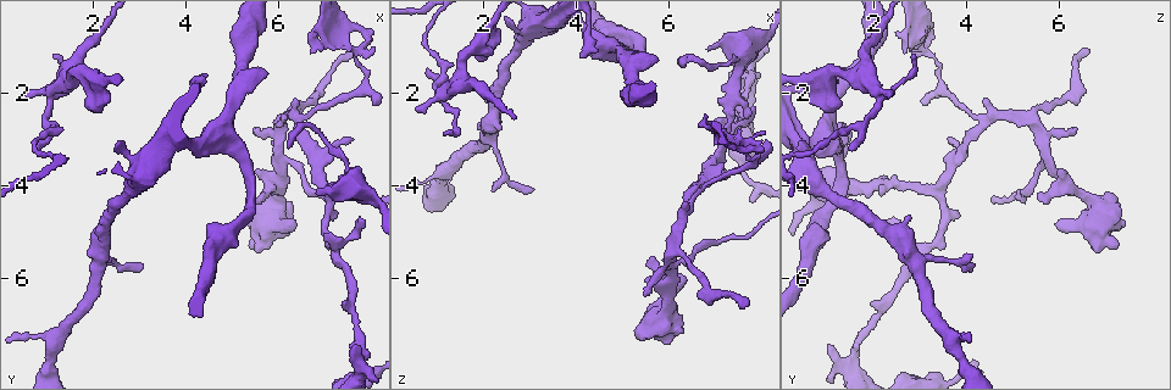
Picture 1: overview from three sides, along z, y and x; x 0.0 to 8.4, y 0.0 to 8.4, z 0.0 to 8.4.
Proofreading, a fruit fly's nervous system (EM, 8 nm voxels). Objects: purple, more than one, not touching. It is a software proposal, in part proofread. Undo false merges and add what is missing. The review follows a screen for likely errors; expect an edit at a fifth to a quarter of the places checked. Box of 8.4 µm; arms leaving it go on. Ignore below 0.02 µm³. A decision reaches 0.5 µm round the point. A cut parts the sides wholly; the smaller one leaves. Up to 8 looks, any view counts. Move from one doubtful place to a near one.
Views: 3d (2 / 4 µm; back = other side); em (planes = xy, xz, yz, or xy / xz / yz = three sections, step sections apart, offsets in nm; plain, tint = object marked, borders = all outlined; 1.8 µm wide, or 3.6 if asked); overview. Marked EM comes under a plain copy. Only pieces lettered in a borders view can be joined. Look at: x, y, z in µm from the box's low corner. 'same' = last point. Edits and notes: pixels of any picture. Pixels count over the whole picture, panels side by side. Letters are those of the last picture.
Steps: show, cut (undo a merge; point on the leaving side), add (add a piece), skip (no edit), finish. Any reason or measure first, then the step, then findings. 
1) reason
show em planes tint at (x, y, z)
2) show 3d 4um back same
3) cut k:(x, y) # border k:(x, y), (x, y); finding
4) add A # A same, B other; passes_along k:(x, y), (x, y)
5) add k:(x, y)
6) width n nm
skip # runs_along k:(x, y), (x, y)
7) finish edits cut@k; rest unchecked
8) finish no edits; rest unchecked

an open end
show 3d 4um at (0.75, 3.20, 1.45)

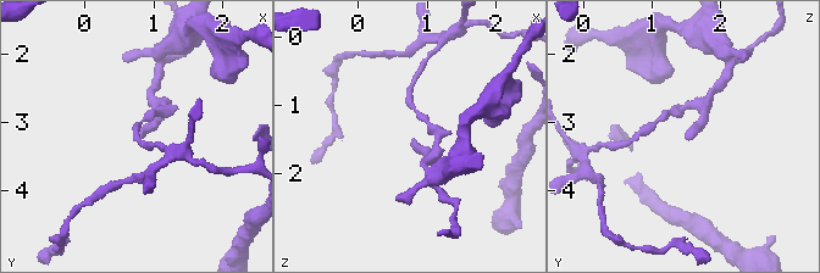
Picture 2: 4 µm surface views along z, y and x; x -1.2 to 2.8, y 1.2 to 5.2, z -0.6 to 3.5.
show em planes borders at (0.80, 3.15, 1.45)

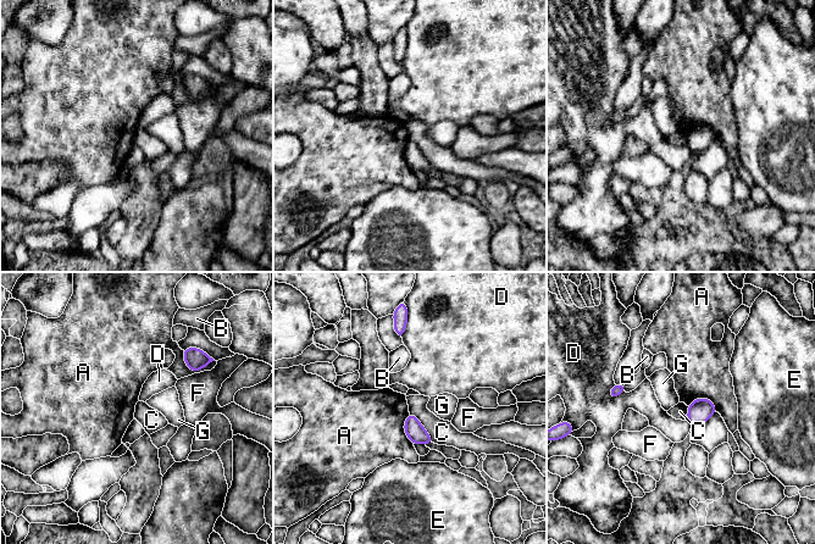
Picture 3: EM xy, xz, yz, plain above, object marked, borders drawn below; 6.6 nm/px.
width 120 nm
skip # A other, B other, C other, D other, E other, F other, G other; border 3:(410, 412), (433, 442); none of them fits

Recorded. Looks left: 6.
long arm stops here
show em planes borders at (7.70, 1.05, 6.60)

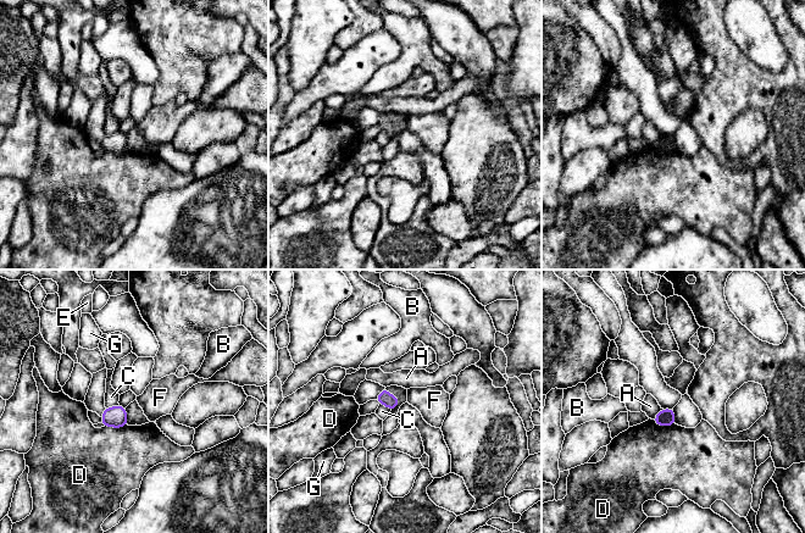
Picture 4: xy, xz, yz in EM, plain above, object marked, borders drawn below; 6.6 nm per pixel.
add E # A other, B other, C other, D other, E same, F other, G other; passes_along 4:(116, 416), (103, 412), (94, 400); the cell continues

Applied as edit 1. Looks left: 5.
show overview

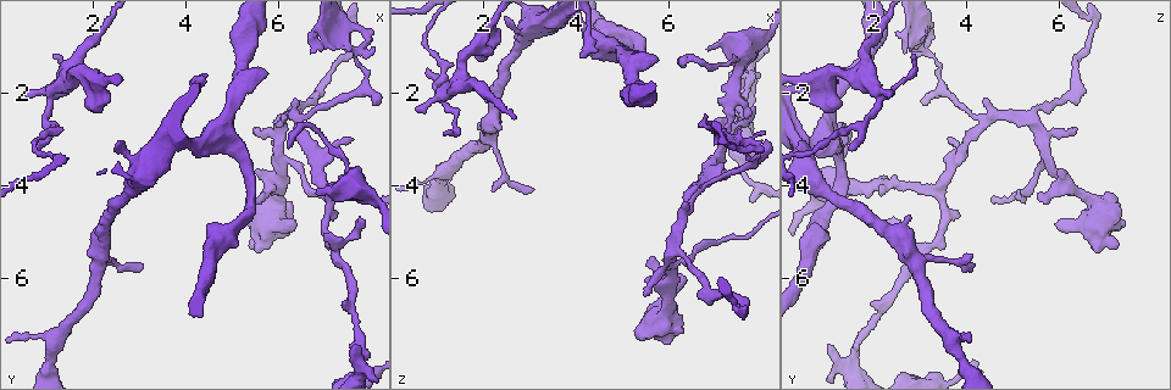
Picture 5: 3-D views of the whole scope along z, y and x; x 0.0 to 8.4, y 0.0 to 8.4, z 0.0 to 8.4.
abrupt turn
show 3d 4um at (7.75, 7.70, 1.55)

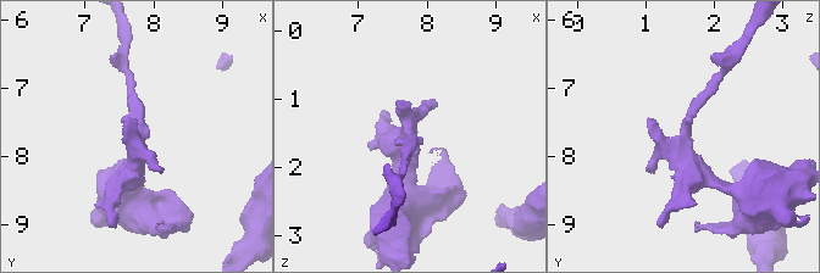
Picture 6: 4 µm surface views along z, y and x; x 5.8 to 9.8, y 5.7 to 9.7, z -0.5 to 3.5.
now the EM
show em yz step 16 borders at (7.70, 7.70, 1.55)

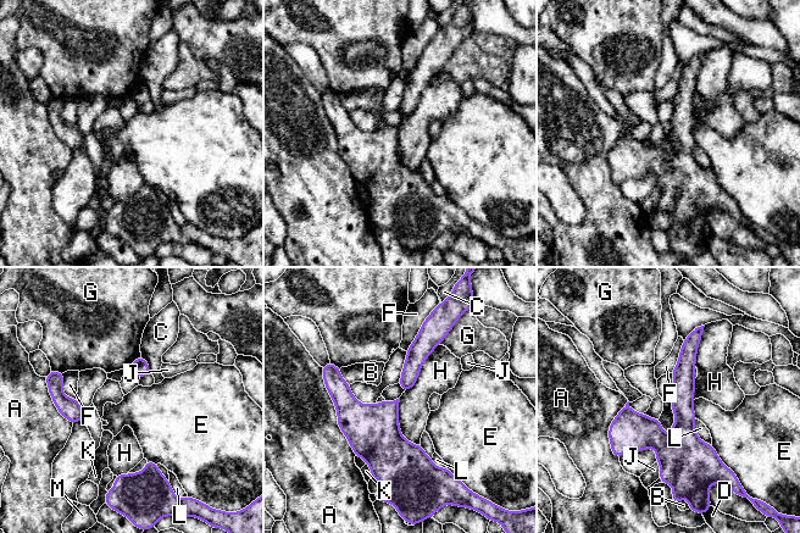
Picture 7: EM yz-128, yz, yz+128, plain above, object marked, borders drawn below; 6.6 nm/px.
skip # A other, B other, C other, D other, E other, F other, G other, H other, J other, K other, L other, M other; continuous, no second cell

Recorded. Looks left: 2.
finish edits add@4; rest unchecked

